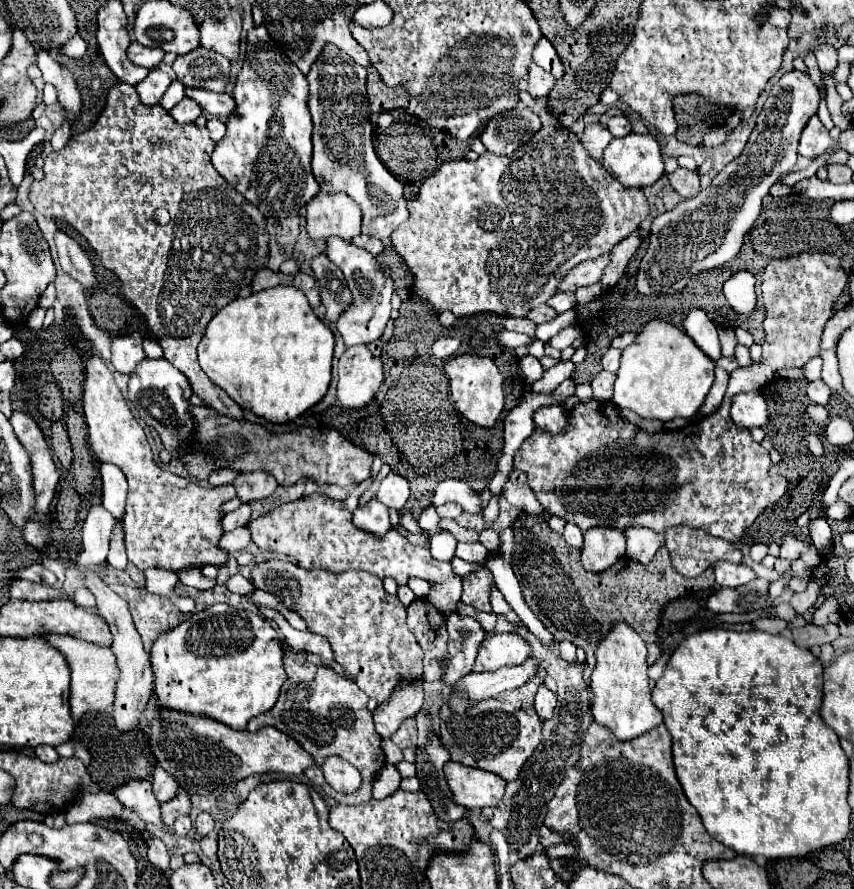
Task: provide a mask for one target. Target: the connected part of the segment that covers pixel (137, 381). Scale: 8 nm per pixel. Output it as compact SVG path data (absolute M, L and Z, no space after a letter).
M146 357L136 365L136 369L130 373L128 381L128 399L134 403L138 415L158 431L158 435L164 441L164 451L160 453L162 463L170 463L170 457L178 455L178 445L192 437L194 423L188 415L188 399L190 399L190 385L184 373L180 373L176 367L172 367L166 359L150 359Z

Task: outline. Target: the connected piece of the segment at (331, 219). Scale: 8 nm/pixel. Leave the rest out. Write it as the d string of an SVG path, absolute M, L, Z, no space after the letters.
M318 193L306 211L306 231L312 239L340 237L350 241L360 233L362 211L346 193Z

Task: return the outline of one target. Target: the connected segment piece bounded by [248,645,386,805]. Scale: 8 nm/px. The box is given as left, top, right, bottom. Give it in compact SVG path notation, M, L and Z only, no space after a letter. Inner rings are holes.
M284 645L284 669L288 673L288 679L282 685L276 705L268 713L262 713L250 719L248 731L258 731L260 727L266 727L266 725L272 725L284 731L314 757L314 765L304 771L312 783L322 787L338 803L344 803L344 805L368 803L372 799L372 777L386 761L380 747L380 735L374 729L372 711L368 711L366 707L368 697L352 681L344 679L332 669L310 663L306 659L306 651L294 653L290 645ZM334 753L350 761L360 771L362 785L358 791L350 795L338 793L326 783L320 767L322 767L322 761Z

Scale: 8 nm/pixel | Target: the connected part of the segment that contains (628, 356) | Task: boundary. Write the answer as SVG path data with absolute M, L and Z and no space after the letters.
M652 319L638 333L636 341L622 351L612 401L618 407L632 409L646 419L692 419L710 391L714 367L716 365L712 365L712 361L684 331L670 325L668 321Z

